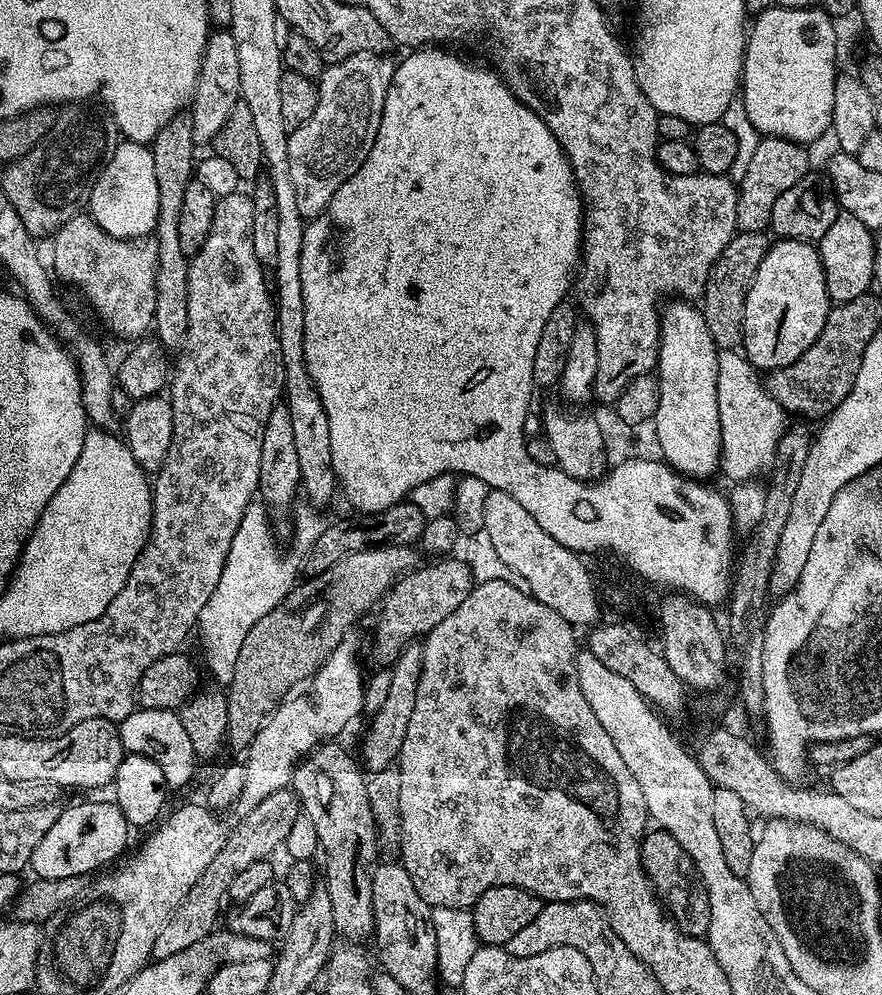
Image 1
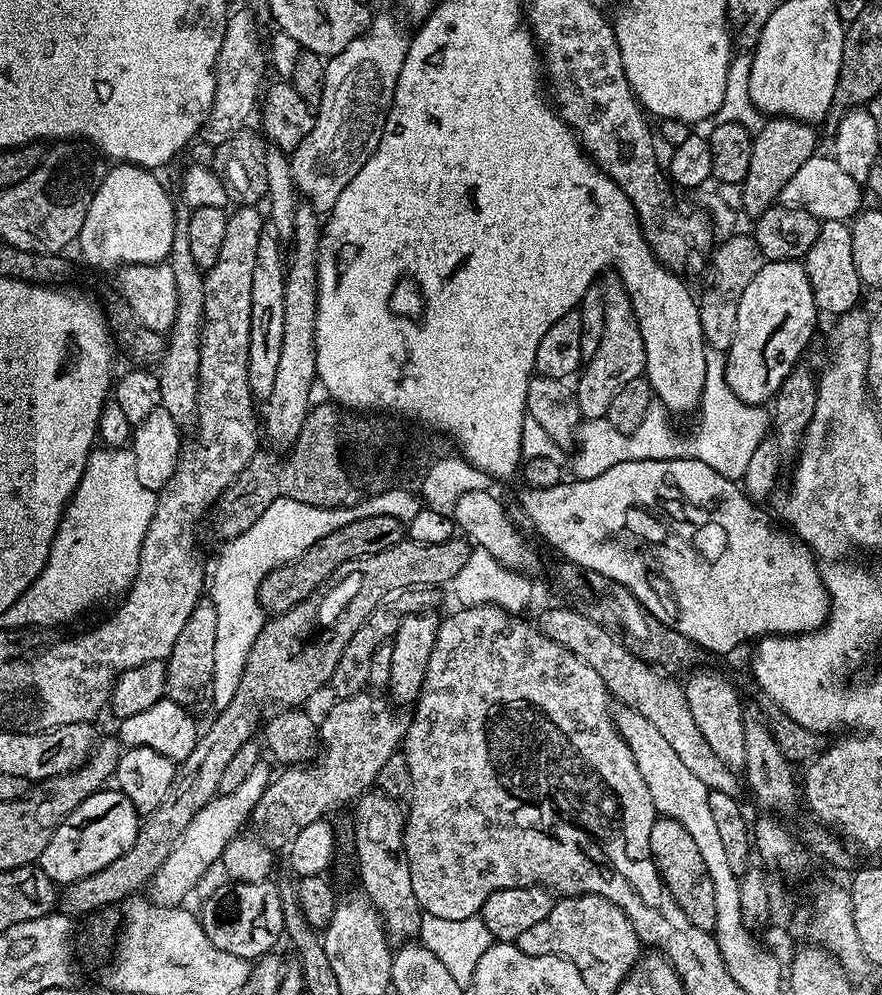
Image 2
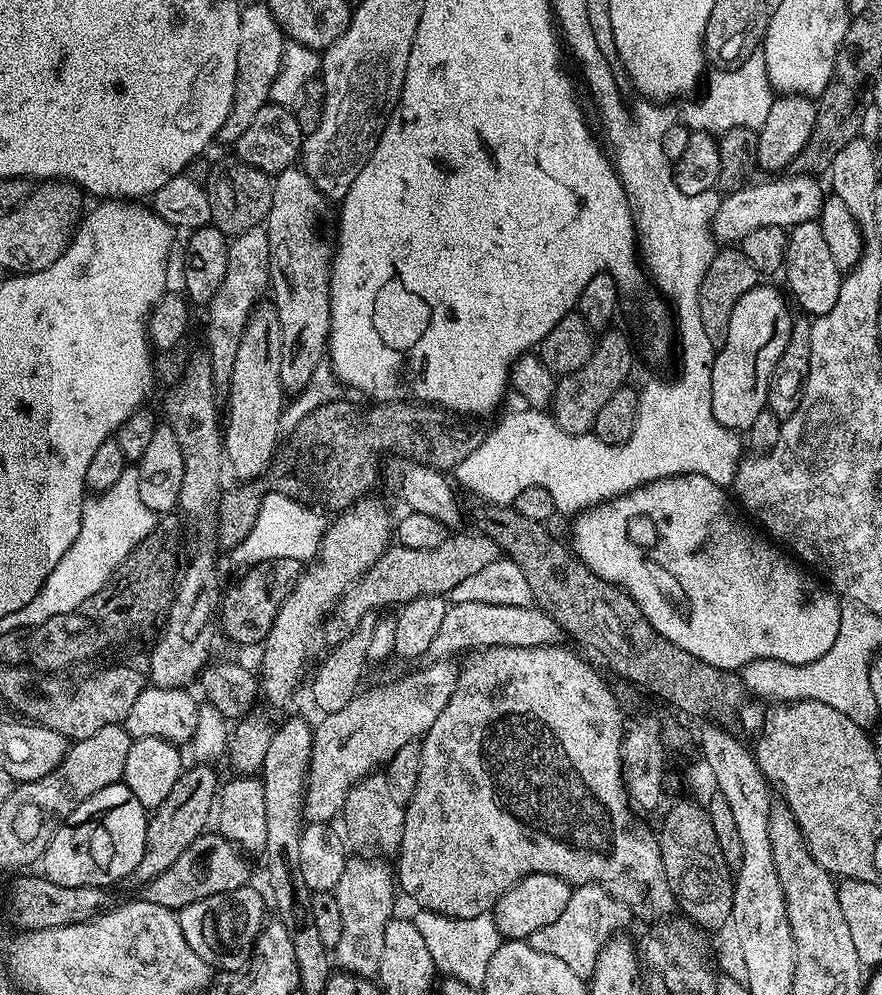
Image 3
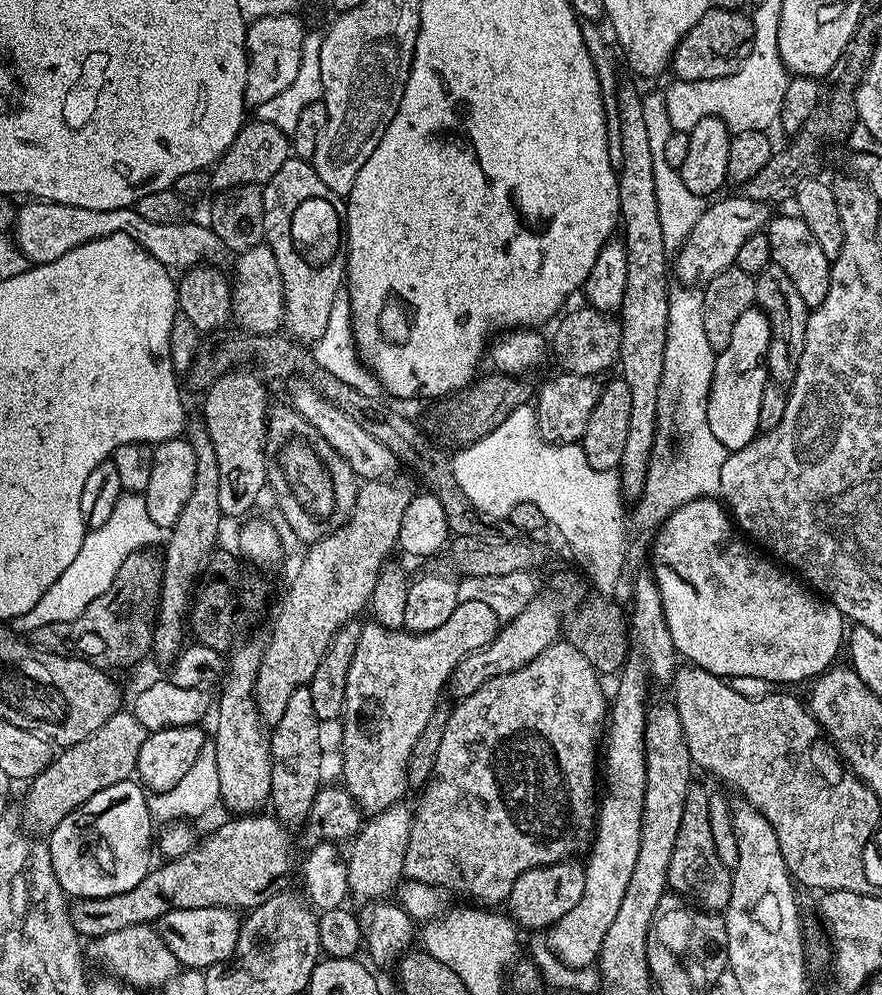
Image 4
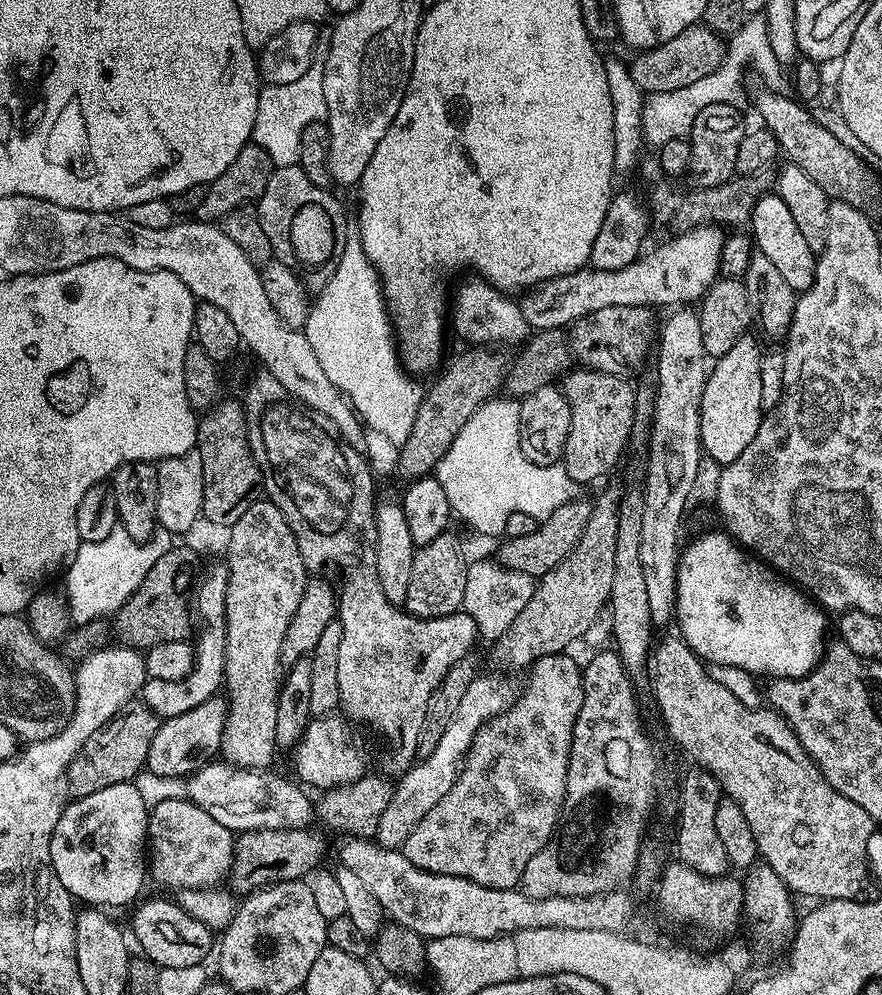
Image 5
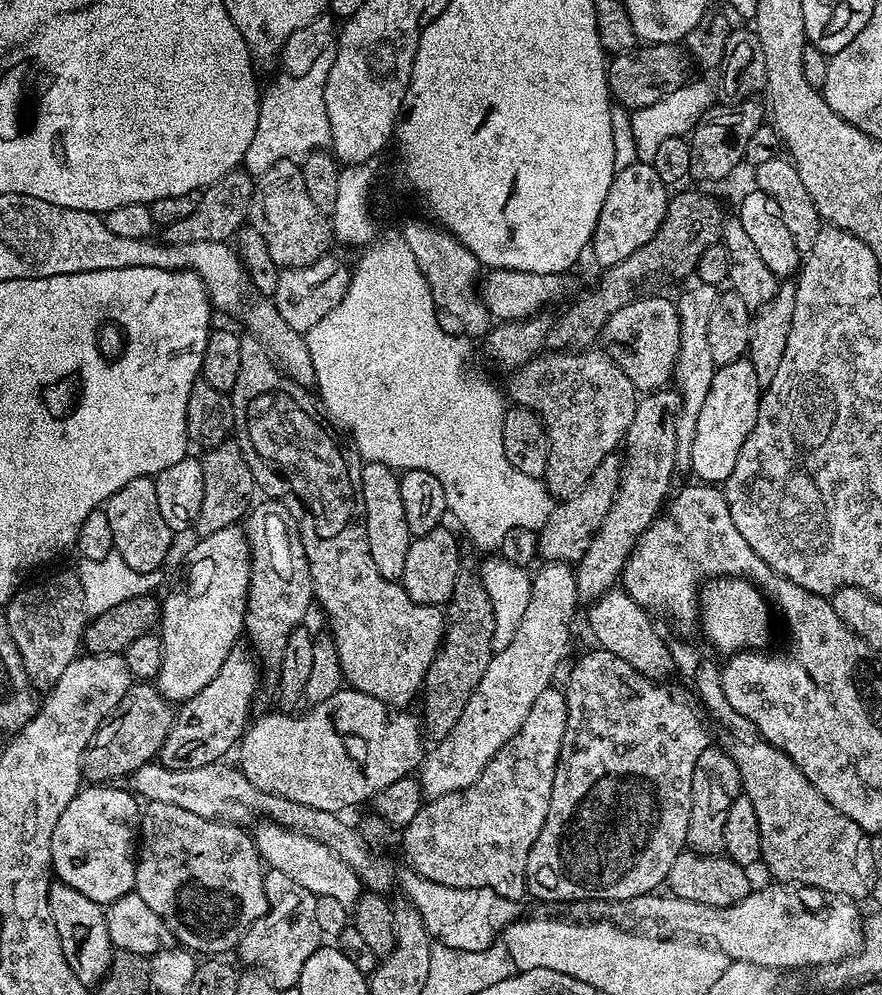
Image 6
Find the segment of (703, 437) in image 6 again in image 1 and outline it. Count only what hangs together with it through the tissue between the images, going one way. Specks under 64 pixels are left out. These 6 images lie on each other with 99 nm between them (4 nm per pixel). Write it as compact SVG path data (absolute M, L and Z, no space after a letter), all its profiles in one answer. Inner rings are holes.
M777 239L762 258L758 274L746 294L743 355L752 367L767 374L776 368L790 366L822 334L830 311L826 278L815 243L806 240Z

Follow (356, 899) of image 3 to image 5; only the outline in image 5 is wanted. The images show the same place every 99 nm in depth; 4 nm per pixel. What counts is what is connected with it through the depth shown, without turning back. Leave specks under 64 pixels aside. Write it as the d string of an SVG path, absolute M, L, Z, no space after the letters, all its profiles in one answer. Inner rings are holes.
M492 670L489 676L477 674L474 682L470 682L458 710L454 710L454 718L450 718L450 726L446 726L446 734L442 734L438 741L434 754L430 754L430 758L425 760L417 759L412 767L395 781L390 806L386 806L386 811L378 822L374 837L377 844L383 848L403 849L414 826L418 826L418 822L422 822L422 818L426 818L426 814L434 810L434 806L438 806L438 802L442 802L446 794L450 794L450 786L454 786L460 776L460 769L464 766L464 760L468 757L468 751L480 727L505 712L517 698L518 688L512 685L508 676L511 675Z

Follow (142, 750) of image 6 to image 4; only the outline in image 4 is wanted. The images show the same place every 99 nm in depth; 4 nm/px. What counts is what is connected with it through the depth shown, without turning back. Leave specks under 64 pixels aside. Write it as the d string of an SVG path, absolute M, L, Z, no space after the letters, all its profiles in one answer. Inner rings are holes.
M121 710L112 715L106 726L94 730L90 738L82 738L82 742L74 742L69 748L53 755L52 761L30 781L32 789L28 792L27 827L36 834L50 834L58 822L66 818L66 814L82 806L82 802L94 798L98 790L106 790L106 786L133 779L138 754L148 734L148 729L138 722L132 711Z

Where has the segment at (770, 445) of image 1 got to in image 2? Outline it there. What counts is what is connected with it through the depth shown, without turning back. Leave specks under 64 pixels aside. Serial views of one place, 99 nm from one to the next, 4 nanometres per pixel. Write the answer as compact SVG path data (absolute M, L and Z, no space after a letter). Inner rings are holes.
M708 348L706 354L706 380L704 389L700 395L698 407L698 417L700 421L696 424L696 433L688 436L683 440L674 429L668 425L670 413L663 403L654 402L646 410L646 418L642 418L642 426L638 426L638 430L627 434L621 434L613 430L612 425L604 420L584 420L578 429L578 443L575 445L576 453L572 456L572 473L571 475L577 480L585 480L586 478L594 478L598 474L602 474L602 470L606 470L610 466L614 466L618 462L634 462L635 460L679 460L681 458L691 458L706 462L706 466L710 466L710 470L718 470L718 474L722 474L722 478L730 478L737 482L743 481L746 474L746 462L750 462L750 457L754 455L754 450L758 448L760 443L766 439L770 432L770 416L763 407L747 404L737 398L732 393L730 386L724 377L724 365L726 363L725 353Z

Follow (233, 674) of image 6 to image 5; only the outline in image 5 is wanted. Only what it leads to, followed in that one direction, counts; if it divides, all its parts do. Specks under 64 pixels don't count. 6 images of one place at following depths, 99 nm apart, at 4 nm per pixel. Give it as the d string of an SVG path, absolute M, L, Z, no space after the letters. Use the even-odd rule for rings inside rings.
M220 694L202 702L202 706L194 706L194 710L186 710L186 714L167 717L161 723L158 734L154 734L154 742L150 742L147 771L154 776L187 778L204 765L213 763L221 755L227 717L228 702Z

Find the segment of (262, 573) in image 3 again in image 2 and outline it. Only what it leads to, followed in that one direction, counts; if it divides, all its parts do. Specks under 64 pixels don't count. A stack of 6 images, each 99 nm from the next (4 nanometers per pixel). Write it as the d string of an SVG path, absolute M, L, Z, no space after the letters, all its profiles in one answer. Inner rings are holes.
M375 516L362 518L359 522L350 522L339 530L334 530L334 534L318 538L318 542L314 542L314 546L310 546L310 550L306 550L306 554L302 554L294 562L286 562L270 574L266 574L266 578L260 583L260 607L265 613L281 616L298 602L308 599L321 586L327 585L335 577L338 566L357 560L359 556L390 550L390 546L402 542L405 538L405 521L398 518Z

